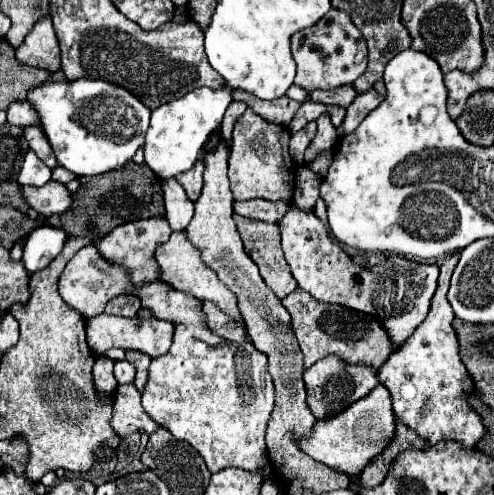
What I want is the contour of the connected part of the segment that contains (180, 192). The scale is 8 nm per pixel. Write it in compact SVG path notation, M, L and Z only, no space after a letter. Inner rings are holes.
M176 179L164 181L164 203L166 203L166 221L172 231L184 231L192 219L194 203L186 197L186 191L178 185Z

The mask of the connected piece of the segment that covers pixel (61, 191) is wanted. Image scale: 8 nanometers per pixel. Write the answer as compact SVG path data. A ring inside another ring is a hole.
M48 181L42 187L22 187L22 195L26 203L44 217L66 213L72 207L72 193L58 181Z

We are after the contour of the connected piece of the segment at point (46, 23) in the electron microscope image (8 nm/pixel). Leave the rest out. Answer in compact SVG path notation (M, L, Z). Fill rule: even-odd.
M42 17L38 19L38 23L34 23L24 43L16 49L16 55L20 63L40 67L52 73L60 71L60 47L50 17Z

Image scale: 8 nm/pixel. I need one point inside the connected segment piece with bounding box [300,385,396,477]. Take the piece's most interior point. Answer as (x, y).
(346, 443)

